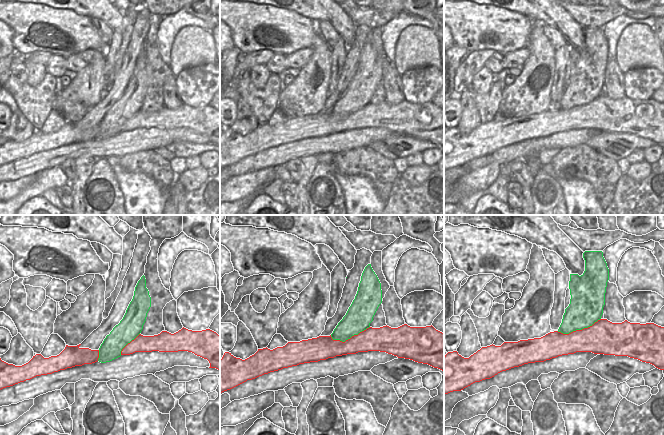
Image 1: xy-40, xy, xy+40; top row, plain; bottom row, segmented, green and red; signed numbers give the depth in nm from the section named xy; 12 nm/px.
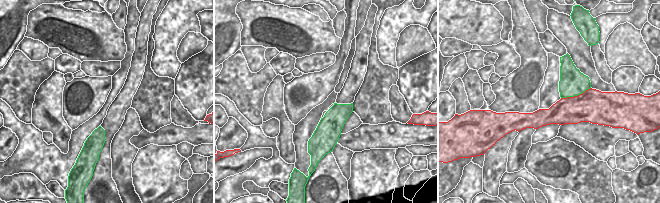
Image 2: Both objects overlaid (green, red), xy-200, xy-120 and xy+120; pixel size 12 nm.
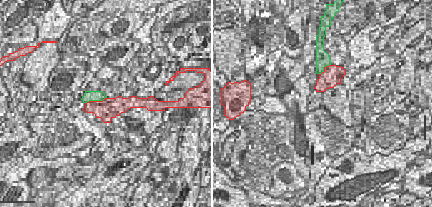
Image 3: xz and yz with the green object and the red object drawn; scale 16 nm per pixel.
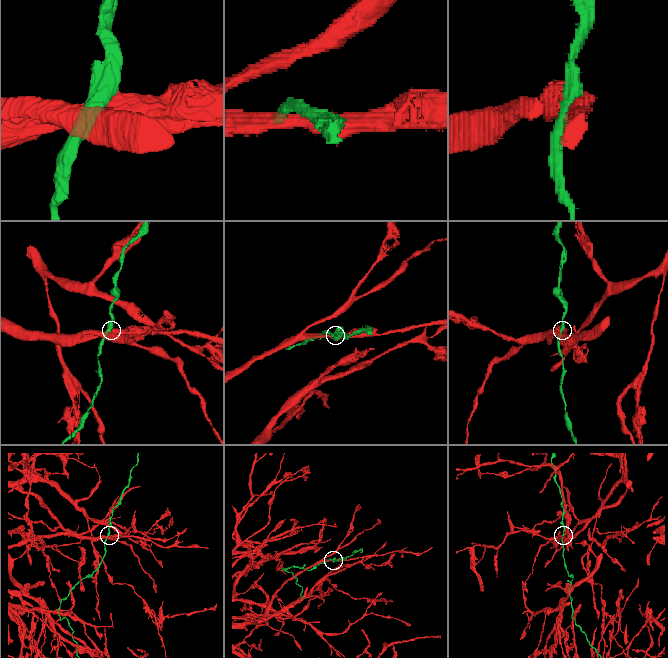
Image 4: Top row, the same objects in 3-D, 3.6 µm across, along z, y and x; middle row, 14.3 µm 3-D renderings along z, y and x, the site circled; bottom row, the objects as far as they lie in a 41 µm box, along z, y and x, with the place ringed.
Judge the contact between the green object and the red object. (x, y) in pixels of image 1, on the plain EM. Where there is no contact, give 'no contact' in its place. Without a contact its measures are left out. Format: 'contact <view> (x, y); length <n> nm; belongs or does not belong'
contact xy+40 (578, 105); length 550 nm; does not belong

